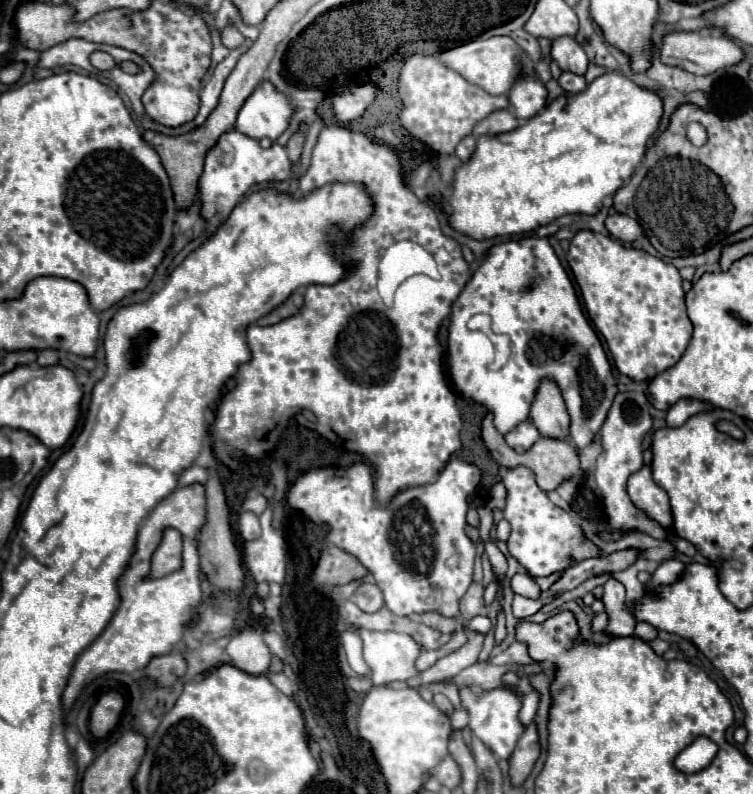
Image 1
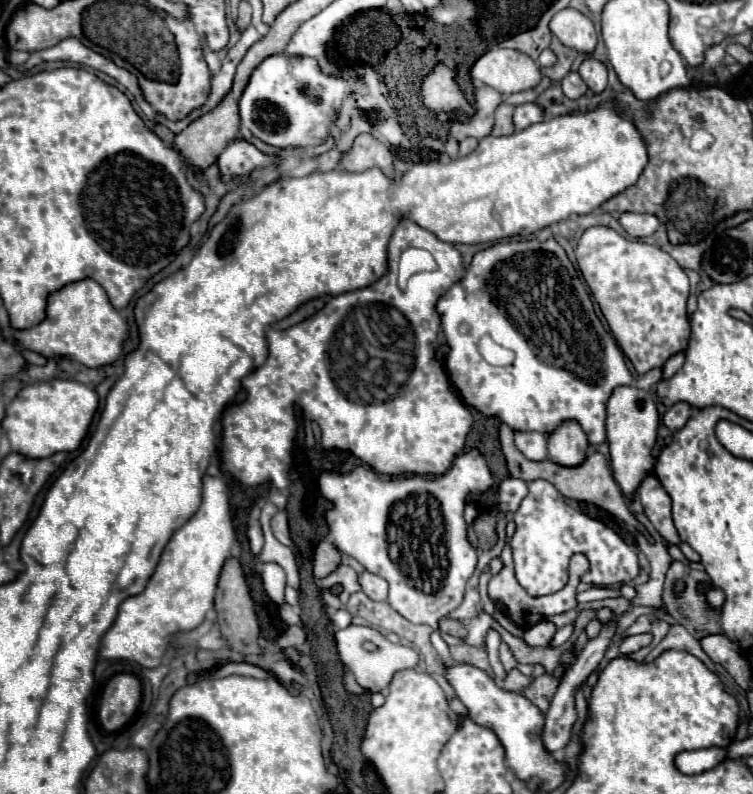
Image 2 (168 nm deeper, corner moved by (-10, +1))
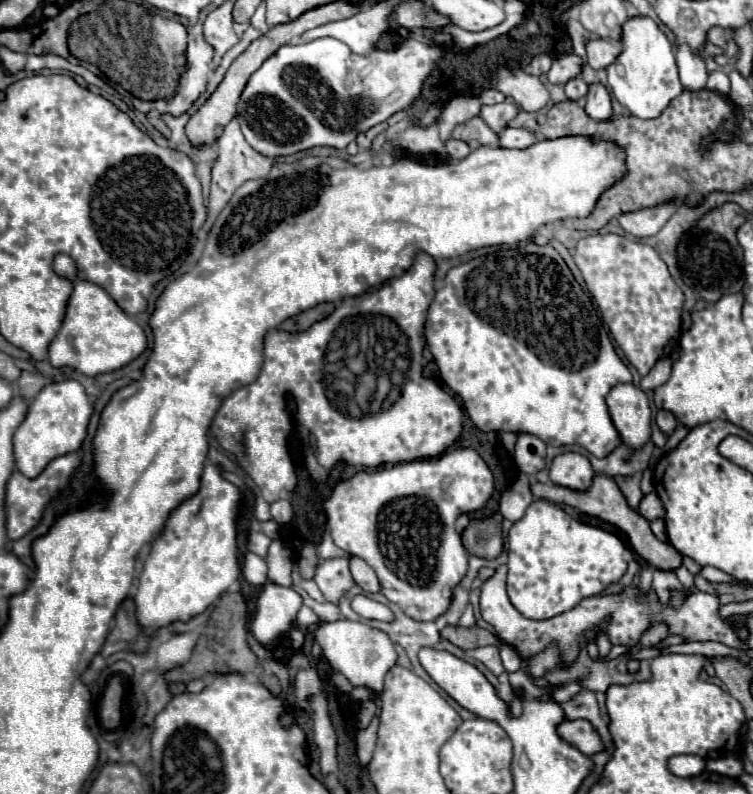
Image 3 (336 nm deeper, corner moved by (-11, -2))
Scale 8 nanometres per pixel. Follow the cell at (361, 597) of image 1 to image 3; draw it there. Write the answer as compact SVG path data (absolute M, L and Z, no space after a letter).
M351 557L349 565L351 565L351 575L353 575L355 583L359 587L363 587L365 593L377 593L379 591L379 579L377 579L375 571L363 559Z

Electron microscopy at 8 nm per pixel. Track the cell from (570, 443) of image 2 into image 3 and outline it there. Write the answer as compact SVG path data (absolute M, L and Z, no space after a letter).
M563 453L557 455L551 463L551 481L559 487L567 487L573 491L585 491L593 481L593 467L587 457L579 453Z

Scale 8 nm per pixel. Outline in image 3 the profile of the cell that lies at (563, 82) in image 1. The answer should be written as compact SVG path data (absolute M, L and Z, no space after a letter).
M577 77L577 79L571 79L571 81L565 85L565 93L567 93L567 97L569 97L571 101L577 101L577 99L585 97L587 91L589 91L587 83L585 83L583 79L579 79L579 77Z

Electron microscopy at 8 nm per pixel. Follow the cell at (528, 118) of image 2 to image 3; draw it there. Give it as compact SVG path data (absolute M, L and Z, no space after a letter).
M505 129L503 135L499 135L499 147L503 149L527 149L535 145L539 139L529 129Z

